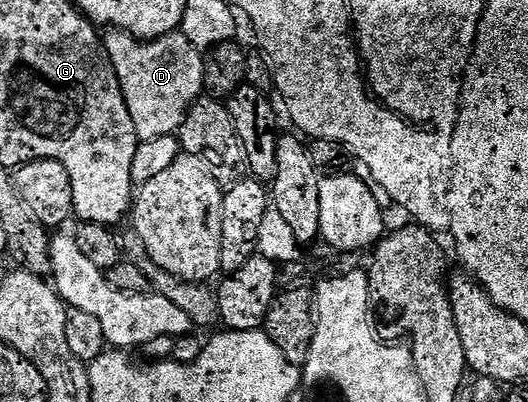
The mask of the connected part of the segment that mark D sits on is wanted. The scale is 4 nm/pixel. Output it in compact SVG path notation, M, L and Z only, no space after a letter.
M109 30L103 39L117 71L127 110L131 110L138 141L174 135L205 87L202 49L196 48L180 31L160 36L158 40L139 40L129 32Z

